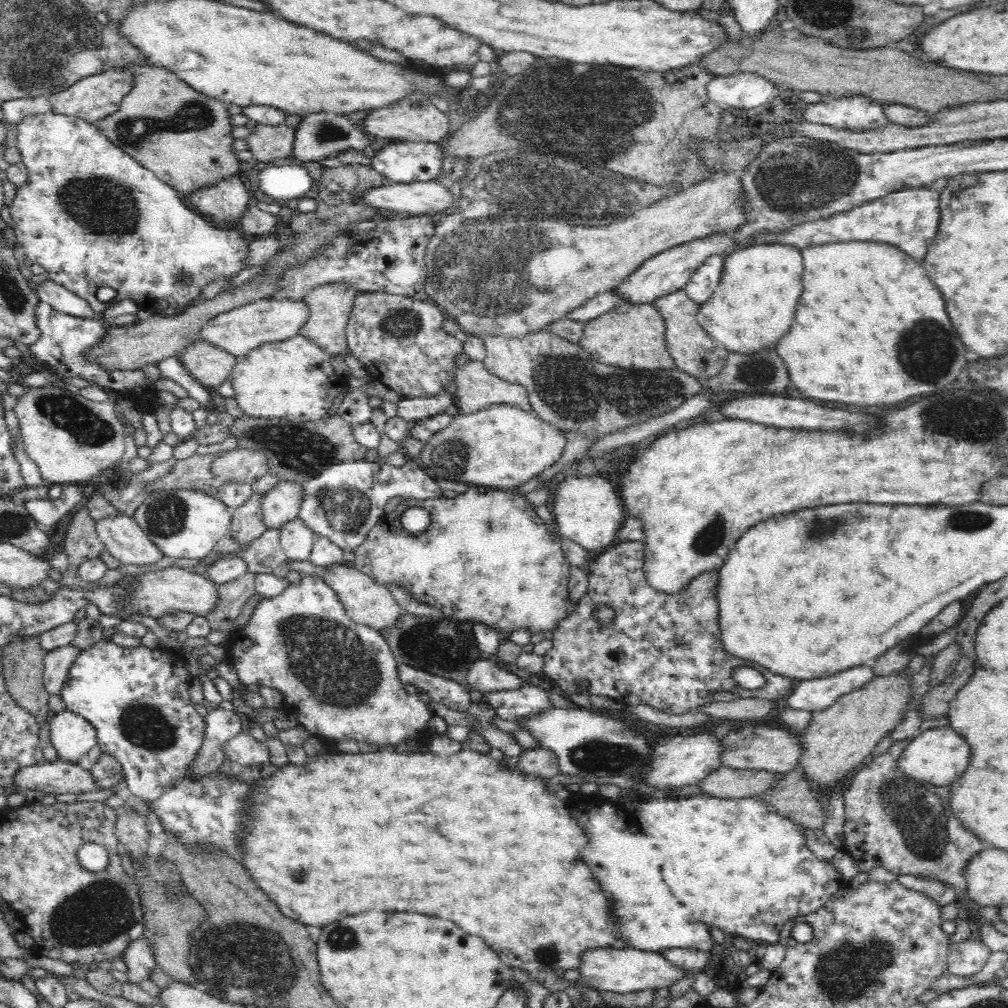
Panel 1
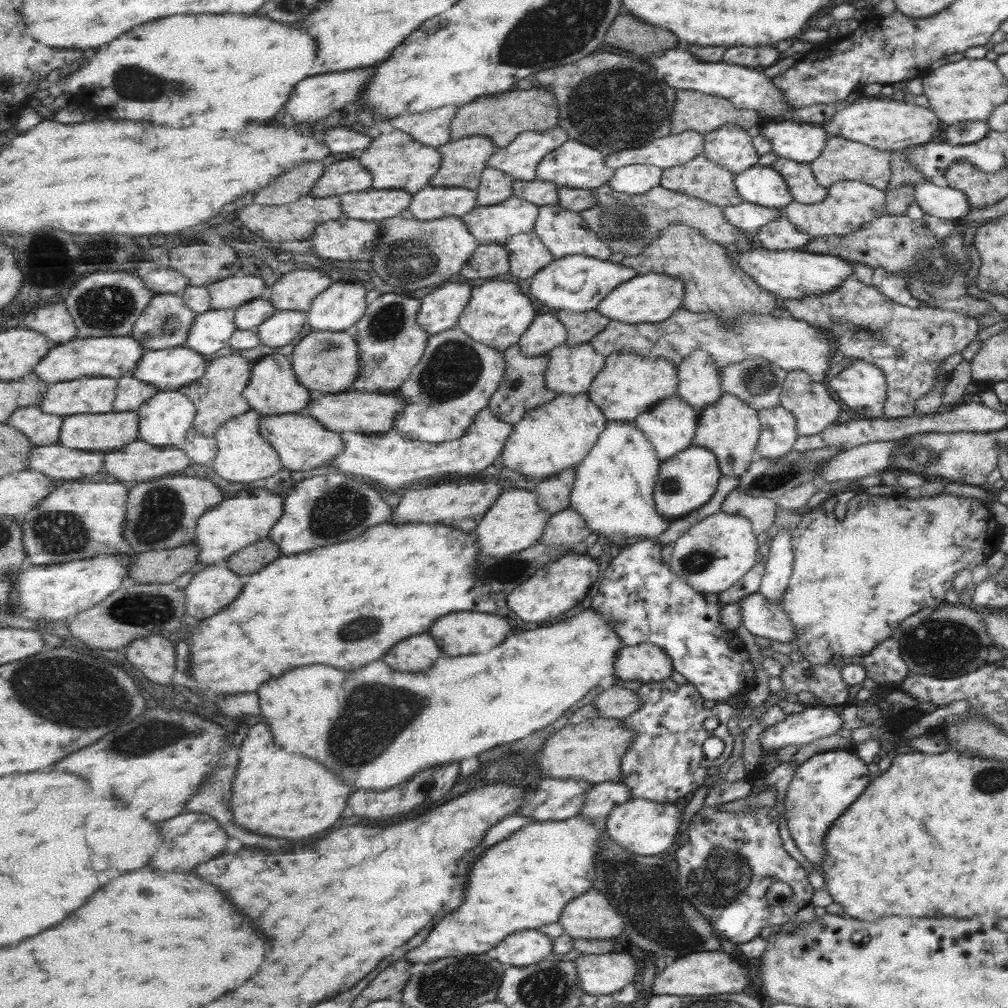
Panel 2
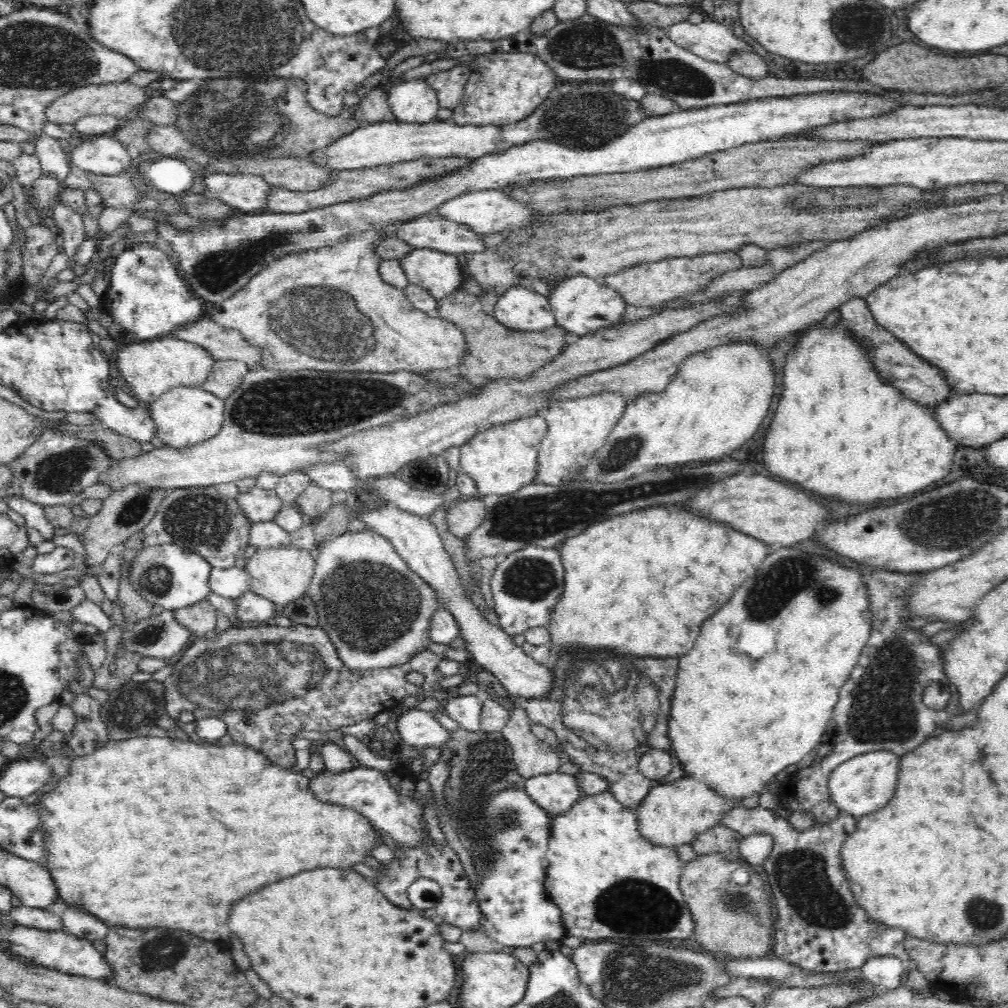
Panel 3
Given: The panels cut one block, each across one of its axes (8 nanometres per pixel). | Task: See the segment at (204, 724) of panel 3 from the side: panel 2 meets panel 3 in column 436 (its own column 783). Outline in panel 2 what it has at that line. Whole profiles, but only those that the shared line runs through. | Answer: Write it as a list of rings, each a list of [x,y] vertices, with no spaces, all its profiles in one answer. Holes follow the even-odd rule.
[[[889,638],[889,640],[883,640],[879,646],[875,646],[869,654],[865,656],[857,656],[857,658],[841,658],[837,664],[829,662],[829,664],[809,664],[807,660],[791,660],[787,654],[773,654],[771,656],[773,660],[777,660],[779,664],[783,664],[783,670],[781,670],[781,682],[783,682],[783,690],[795,698],[797,692],[811,692],[823,706],[831,706],[831,708],[841,708],[847,700],[847,690],[849,686],[841,680],[841,668],[847,666],[847,664],[859,664],[867,678],[873,680],[877,686],[885,686],[885,684],[893,684],[893,682],[903,682],[907,676],[909,676],[909,670],[907,670],[907,664],[903,662],[903,656],[901,656],[901,648],[897,644],[895,638]],[[803,670],[813,670],[813,678],[807,678],[803,676]]]

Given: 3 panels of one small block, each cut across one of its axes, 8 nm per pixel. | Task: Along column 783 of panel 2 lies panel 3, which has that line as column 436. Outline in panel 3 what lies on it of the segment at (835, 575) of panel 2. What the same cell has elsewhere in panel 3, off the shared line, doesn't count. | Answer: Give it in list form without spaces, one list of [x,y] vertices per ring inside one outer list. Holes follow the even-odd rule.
[[[348,530],[346,534],[322,544],[316,556],[316,574],[312,578],[308,596],[316,602],[320,628],[328,632],[340,660],[350,670],[388,670],[394,666],[404,666],[416,654],[430,650],[432,616],[438,610],[446,610],[446,602],[442,602],[436,590],[408,566],[394,544],[386,536],[372,530]]]

